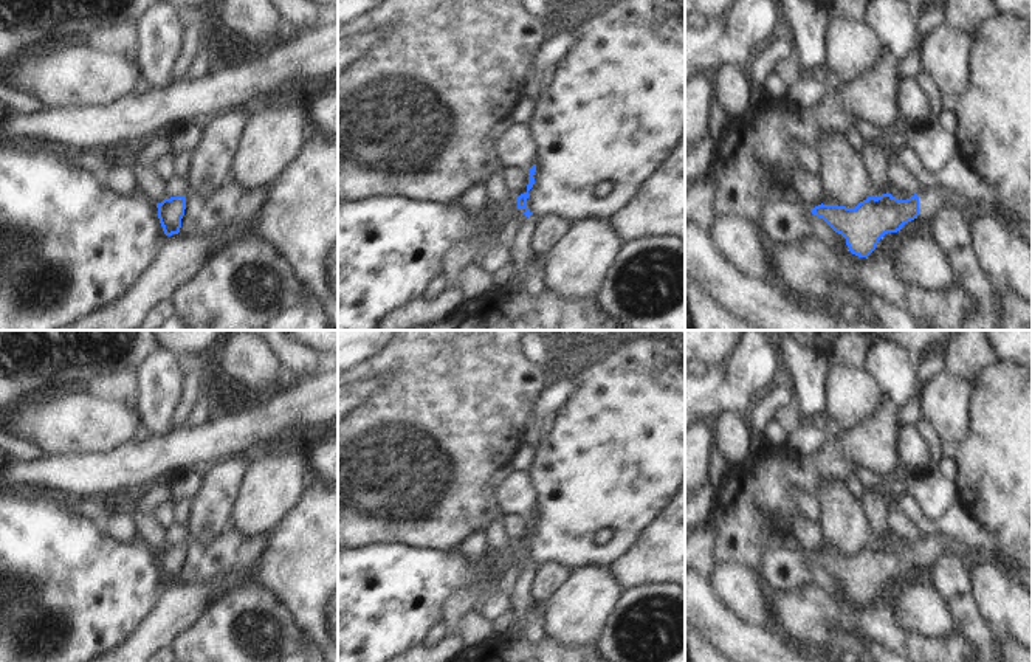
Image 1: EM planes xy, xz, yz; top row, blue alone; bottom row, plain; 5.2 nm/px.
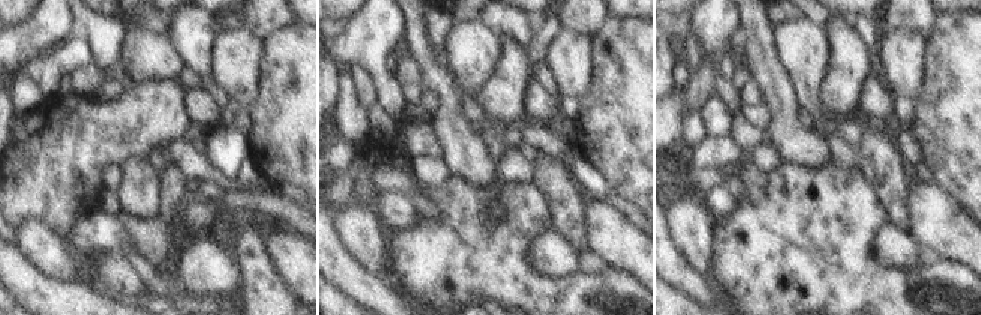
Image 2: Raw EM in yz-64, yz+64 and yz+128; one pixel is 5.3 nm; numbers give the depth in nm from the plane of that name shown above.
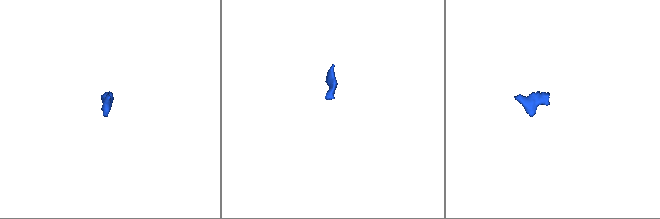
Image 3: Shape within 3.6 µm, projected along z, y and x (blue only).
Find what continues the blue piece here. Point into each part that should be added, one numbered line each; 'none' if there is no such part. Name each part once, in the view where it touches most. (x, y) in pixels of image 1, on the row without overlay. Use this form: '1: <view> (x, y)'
1: yz (930, 546)

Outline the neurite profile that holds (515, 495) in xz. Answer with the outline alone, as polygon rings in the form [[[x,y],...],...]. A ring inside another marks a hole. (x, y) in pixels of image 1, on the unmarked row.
[[[513,471],[494,490],[494,498],[502,515],[530,516],[538,505],[528,471]]]

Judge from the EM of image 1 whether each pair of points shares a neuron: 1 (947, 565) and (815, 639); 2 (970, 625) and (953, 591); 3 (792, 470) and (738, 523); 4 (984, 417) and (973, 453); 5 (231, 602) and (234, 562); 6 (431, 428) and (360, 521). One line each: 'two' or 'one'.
1: two
2: one
3: one
4: one
5: one
6: one

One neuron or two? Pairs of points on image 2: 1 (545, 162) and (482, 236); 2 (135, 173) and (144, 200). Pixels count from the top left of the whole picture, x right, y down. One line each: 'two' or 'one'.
1: two
2: one

